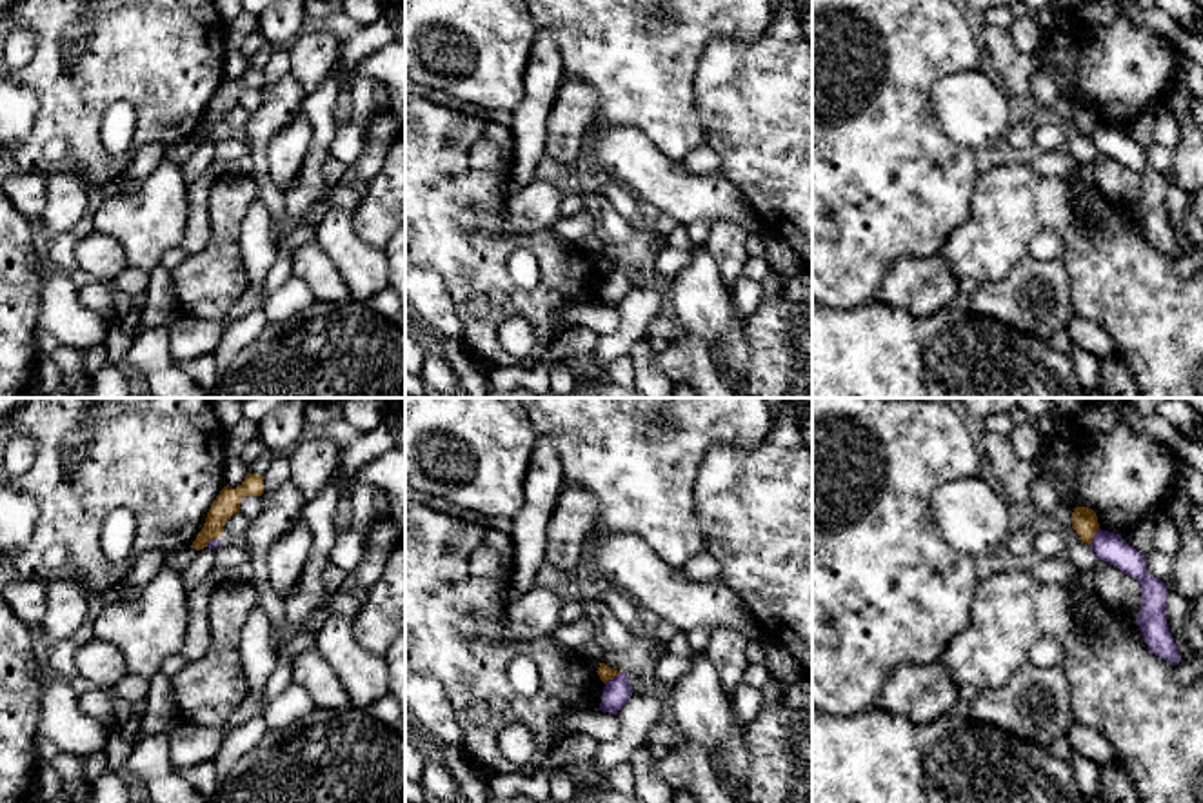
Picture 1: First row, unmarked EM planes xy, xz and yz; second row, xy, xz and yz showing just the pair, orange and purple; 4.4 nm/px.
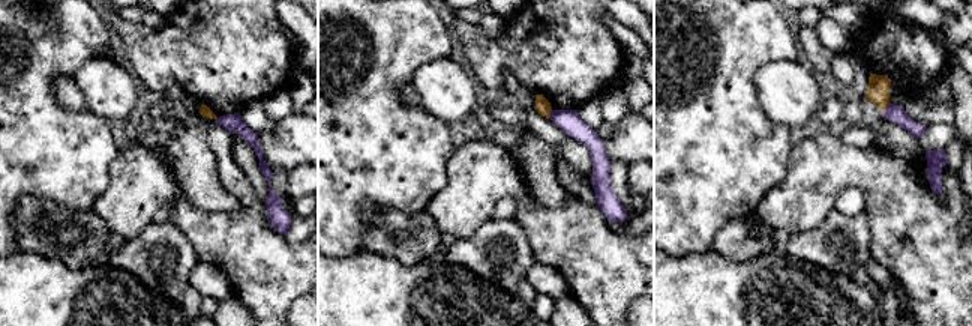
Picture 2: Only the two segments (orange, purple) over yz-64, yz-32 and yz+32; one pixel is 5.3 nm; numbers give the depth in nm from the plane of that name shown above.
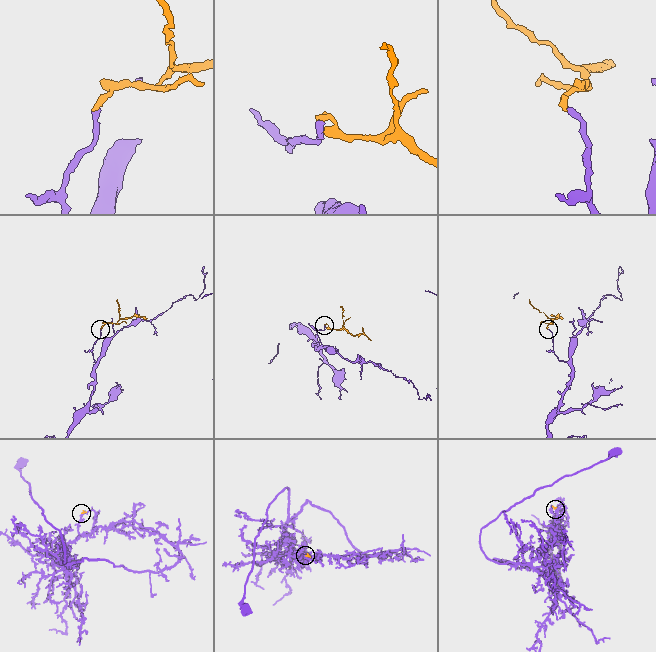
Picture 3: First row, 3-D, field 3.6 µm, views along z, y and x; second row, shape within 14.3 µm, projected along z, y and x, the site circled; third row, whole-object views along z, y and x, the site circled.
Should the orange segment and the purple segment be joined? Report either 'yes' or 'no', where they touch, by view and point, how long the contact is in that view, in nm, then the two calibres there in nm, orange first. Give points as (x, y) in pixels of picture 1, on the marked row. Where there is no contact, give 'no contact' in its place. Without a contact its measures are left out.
no; contact yz (1093, 536); length 90 nm; calibres 110 and 130 nm

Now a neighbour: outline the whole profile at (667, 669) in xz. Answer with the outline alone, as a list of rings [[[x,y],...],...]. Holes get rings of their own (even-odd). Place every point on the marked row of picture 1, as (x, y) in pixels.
[[[694,652],[687,656],[663,654],[656,659],[651,672],[651,681],[654,681],[660,690],[672,690],[678,679],[692,667]]]

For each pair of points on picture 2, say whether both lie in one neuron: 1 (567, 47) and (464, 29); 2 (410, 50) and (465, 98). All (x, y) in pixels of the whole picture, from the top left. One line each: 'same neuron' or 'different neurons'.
1: same neuron
2: different neurons

